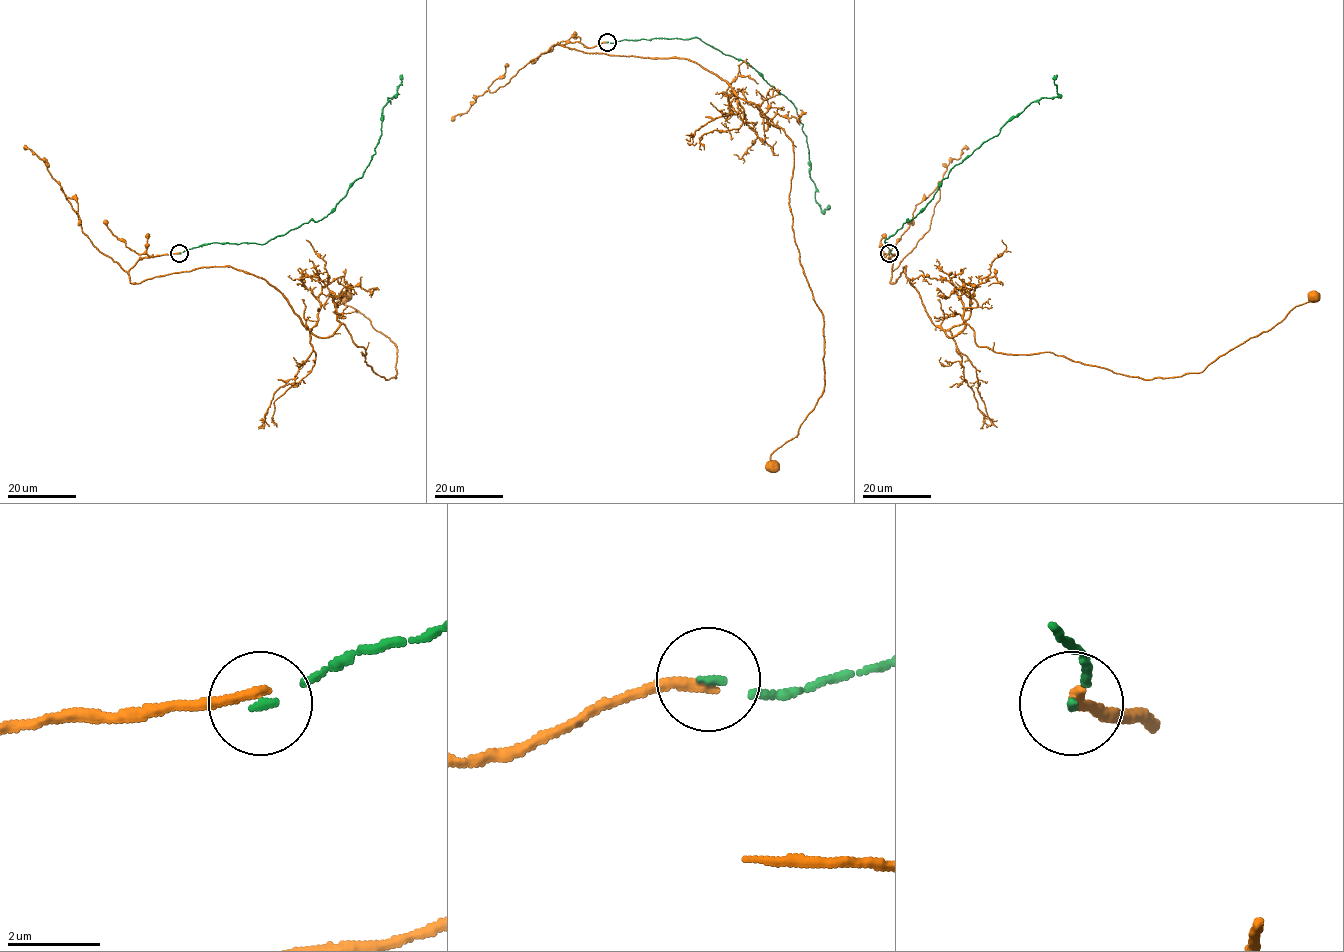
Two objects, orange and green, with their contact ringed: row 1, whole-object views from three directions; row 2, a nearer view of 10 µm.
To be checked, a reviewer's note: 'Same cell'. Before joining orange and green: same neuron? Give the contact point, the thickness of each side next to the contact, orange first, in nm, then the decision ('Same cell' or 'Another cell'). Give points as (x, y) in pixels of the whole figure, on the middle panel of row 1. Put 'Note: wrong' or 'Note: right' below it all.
Place: (607, 42). Thickness 240 nm (orange) against 130 nm. Another cell
Note: wrong

